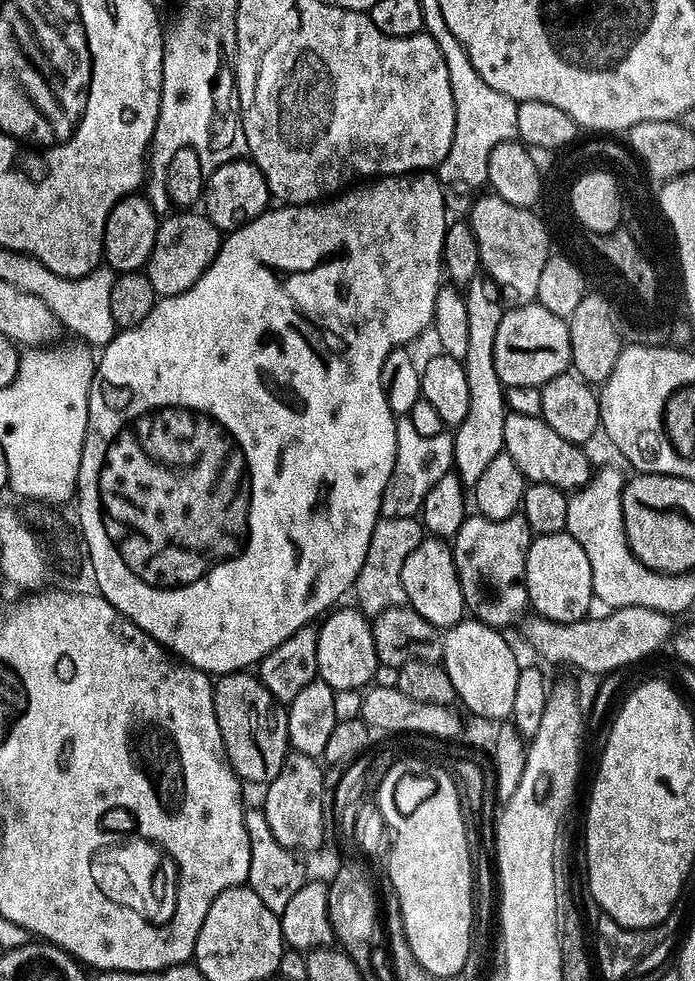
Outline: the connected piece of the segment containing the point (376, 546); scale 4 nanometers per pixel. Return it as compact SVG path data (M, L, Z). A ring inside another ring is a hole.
M383 516L377 520L367 547L366 560L358 578L352 587L355 594L355 603L359 611L368 616L375 616L390 608L400 608L407 605L406 590L402 585L402 565L410 551L424 539L424 528L419 519L407 516L406 518L390 518Z

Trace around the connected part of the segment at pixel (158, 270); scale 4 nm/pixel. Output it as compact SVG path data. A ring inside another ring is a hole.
M176 210L165 215L156 225L154 250L146 265L146 275L157 297L177 296L190 290L190 286L194 286L194 282L198 282L198 278L202 278L204 271L214 262L221 243L220 229L215 228L199 211Z

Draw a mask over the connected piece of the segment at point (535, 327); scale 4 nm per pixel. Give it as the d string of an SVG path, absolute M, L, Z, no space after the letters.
M539 302L512 306L505 311L496 339L496 369L505 386L540 388L571 366L570 330L565 317L550 314Z

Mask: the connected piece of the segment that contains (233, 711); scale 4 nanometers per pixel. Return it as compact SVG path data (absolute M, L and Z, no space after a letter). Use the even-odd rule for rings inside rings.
M251 671L225 672L212 685L214 694L214 718L218 718L218 730L222 734L224 752L228 756L228 765L241 781L266 786L282 770L284 761L290 755L288 743L288 713L262 686L259 675Z

